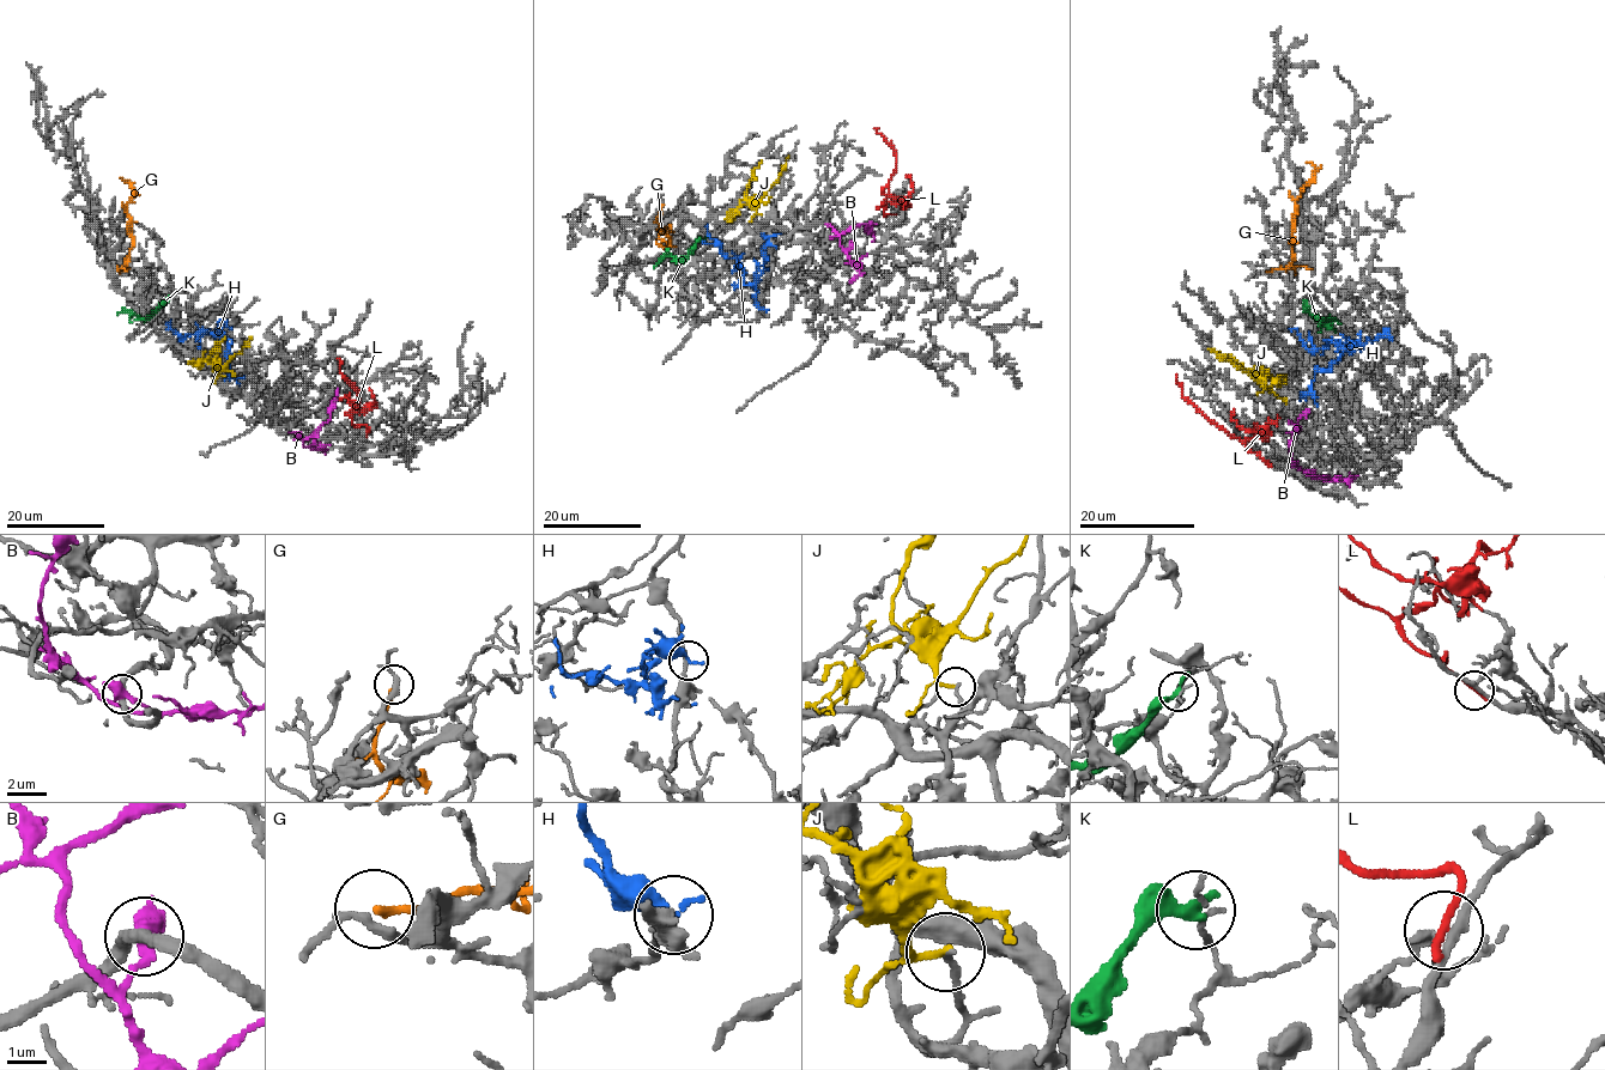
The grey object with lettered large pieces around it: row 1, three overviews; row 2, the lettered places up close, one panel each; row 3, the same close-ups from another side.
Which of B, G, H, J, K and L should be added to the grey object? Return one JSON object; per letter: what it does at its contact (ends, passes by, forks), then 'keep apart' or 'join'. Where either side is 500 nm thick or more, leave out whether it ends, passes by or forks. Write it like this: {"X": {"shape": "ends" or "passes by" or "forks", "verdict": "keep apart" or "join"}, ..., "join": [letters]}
{"B": {"verdict": "join"}, "G": {"shape": "ends", "verdict": "keep apart"}, "H": {"shape": "ends", "verdict": "keep apart"}, "J": {"shape": "passes by", "verdict": "keep apart"}, "K": {"shape": "ends", "verdict": "keep apart"}, "L": {"shape": "ends", "verdict": "keep apart"}, "join": ["B"]}

